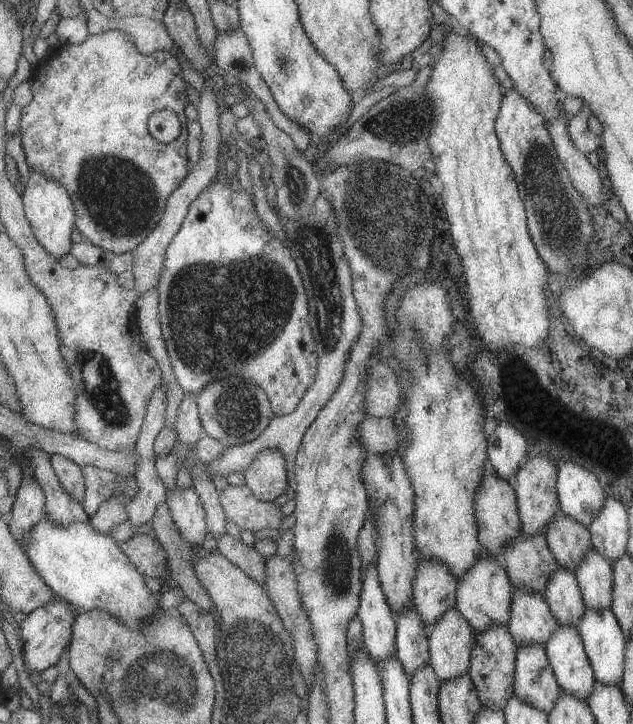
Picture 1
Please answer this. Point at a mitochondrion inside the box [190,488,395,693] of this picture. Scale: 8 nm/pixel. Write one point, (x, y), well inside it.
(336, 560)

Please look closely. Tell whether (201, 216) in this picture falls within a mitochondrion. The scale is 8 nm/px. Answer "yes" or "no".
no

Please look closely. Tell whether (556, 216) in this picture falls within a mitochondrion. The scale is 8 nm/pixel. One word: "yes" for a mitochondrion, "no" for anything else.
yes

